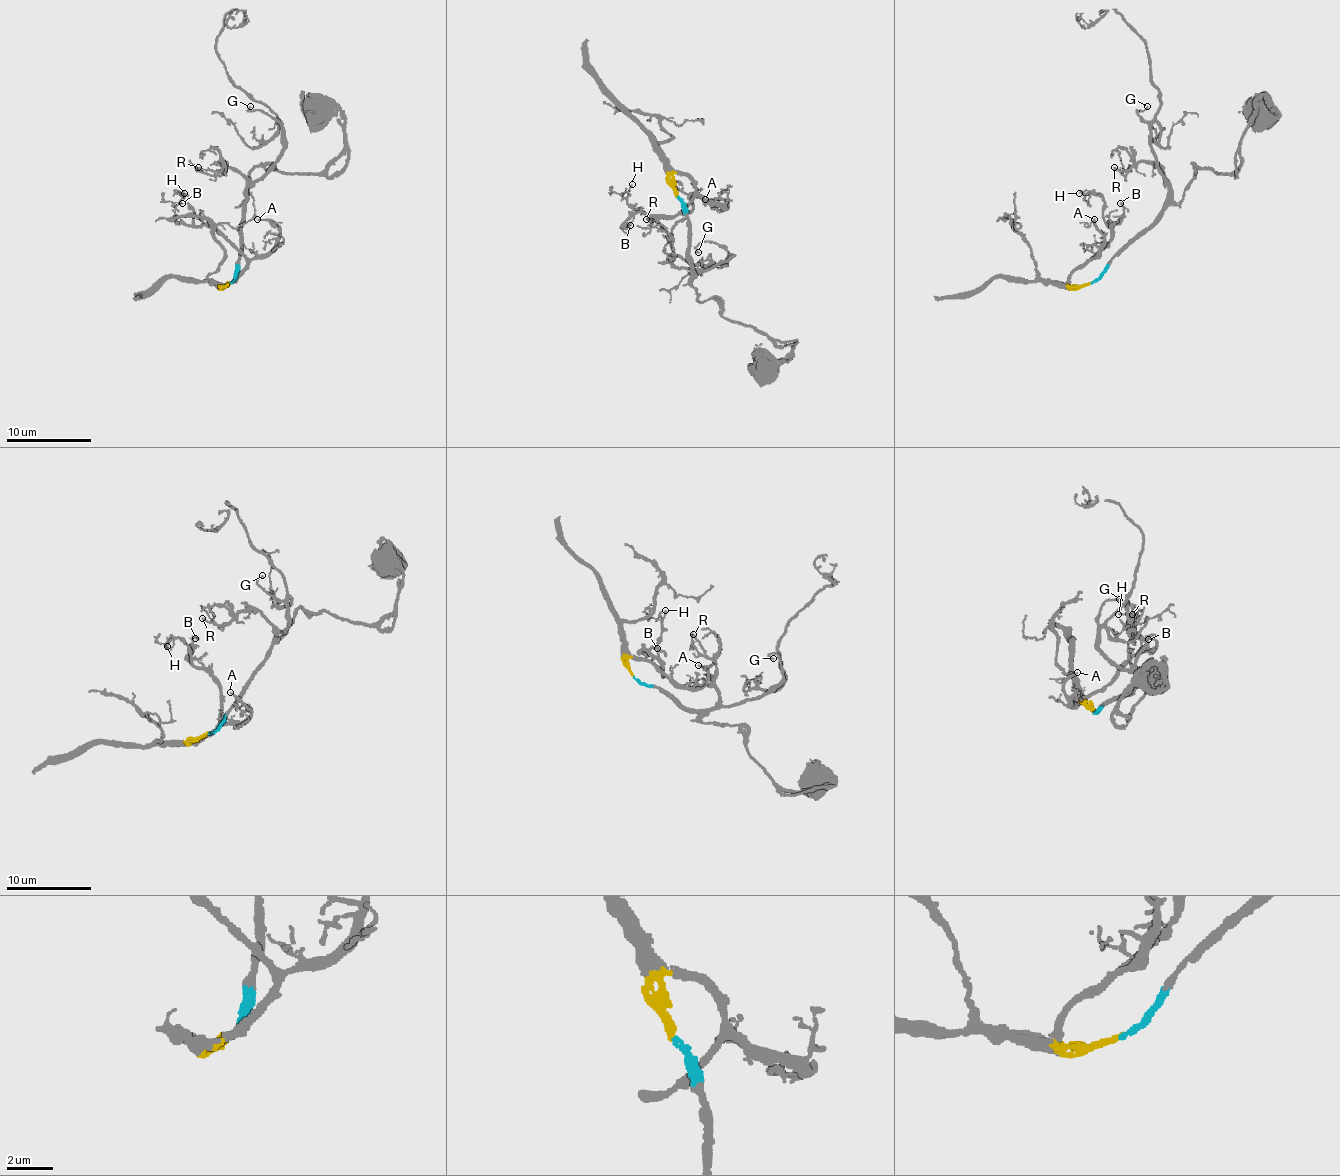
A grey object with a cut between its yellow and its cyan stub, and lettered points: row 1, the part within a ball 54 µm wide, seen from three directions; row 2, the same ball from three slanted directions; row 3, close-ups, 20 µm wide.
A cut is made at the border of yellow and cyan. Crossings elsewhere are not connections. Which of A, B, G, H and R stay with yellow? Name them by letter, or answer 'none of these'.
A, B, H

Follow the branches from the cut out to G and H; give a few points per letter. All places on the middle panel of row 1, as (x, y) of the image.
G: (675, 196), (684, 204), (694, 272), (707, 272), (730, 257), (713, 242), (701, 242), (699, 253)
H: (675, 196), (675, 173), (682, 173), (692, 183), (694, 196), (675, 215), (648, 215), (627, 202), (631, 183)

